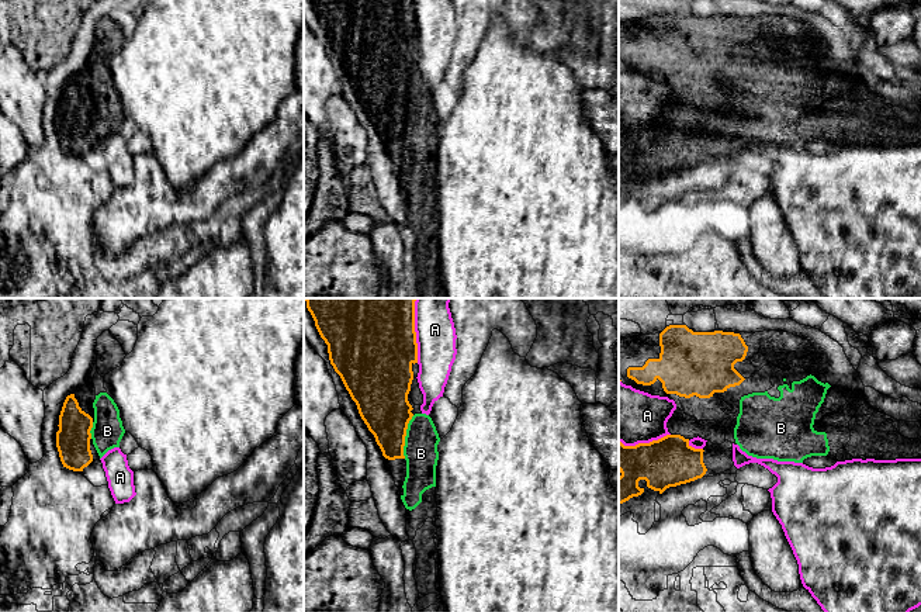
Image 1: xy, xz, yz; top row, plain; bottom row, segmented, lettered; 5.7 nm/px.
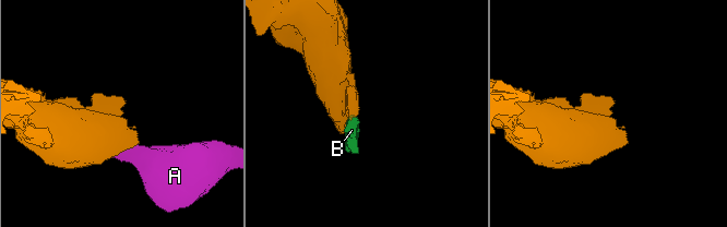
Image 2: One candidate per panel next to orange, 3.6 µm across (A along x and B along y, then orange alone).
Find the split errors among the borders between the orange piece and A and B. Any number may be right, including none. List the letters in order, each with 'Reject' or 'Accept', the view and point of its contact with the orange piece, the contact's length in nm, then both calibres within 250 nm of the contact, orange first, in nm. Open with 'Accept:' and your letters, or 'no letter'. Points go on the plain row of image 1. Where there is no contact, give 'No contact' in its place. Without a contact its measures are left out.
Accept: B
A: Reject. Touches orange at yz (644, 128). Shared border 300 nm. Thickness 280 nm (orange) against 320 nm
B: Accept. Touches orange at xz (405, 120). Shared border 260 nm. Thickness 300 nm (orange) against 190 nm

